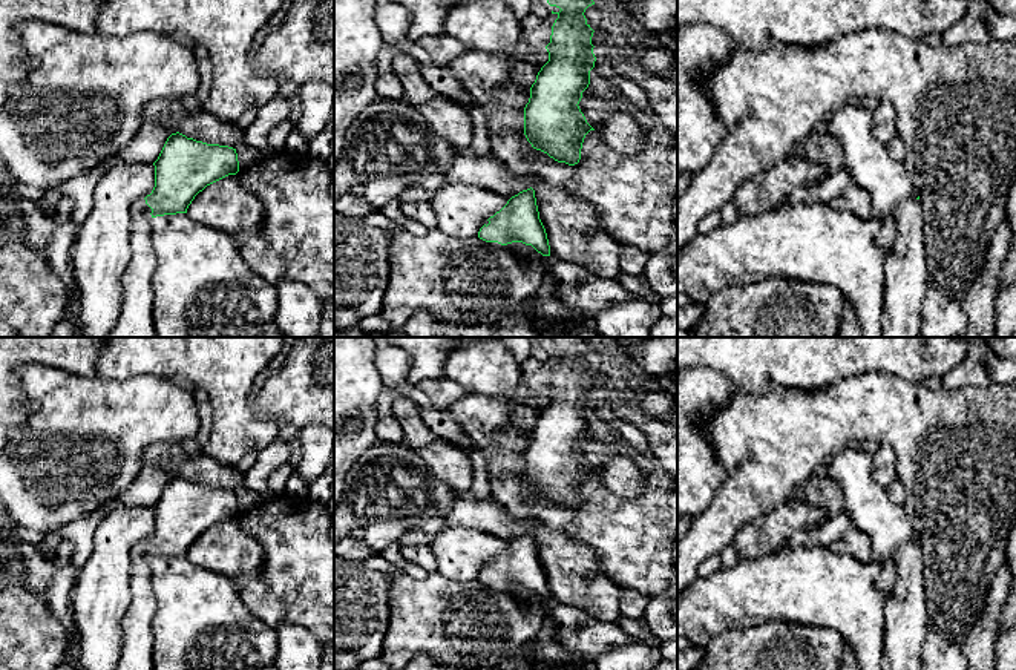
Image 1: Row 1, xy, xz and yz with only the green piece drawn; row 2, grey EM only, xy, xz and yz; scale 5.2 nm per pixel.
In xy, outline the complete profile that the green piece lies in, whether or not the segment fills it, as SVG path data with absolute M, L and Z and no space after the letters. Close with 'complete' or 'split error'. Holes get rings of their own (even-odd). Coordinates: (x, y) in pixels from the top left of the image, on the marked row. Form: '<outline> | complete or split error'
M179 132L172 133L167 138L153 166L155 187L152 193L138 199L132 205L132 258L121 278L121 314L107 337L156 337L152 316L152 278L156 270L156 256L150 242L152 219L164 215L187 213L187 209L195 196L207 186L239 172L236 149L196 141Z | split error

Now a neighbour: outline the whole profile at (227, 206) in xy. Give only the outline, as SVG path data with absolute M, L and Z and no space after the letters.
M228 175L199 192L187 216L228 235L254 232L262 227L264 205L236 175Z

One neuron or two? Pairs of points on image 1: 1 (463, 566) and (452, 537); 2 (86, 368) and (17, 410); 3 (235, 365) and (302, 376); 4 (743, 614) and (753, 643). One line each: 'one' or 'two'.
1: one
2: one
3: two
4: two

